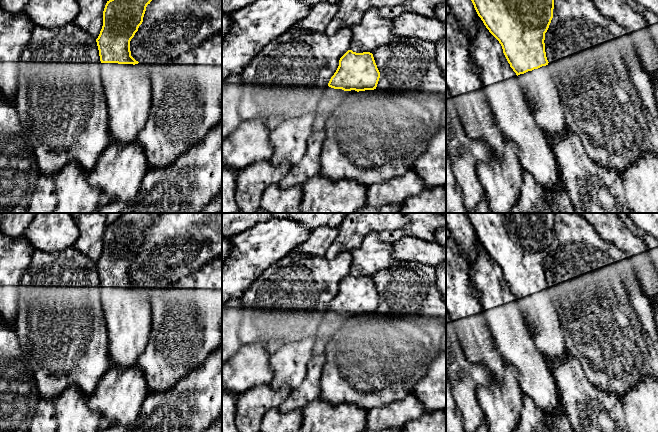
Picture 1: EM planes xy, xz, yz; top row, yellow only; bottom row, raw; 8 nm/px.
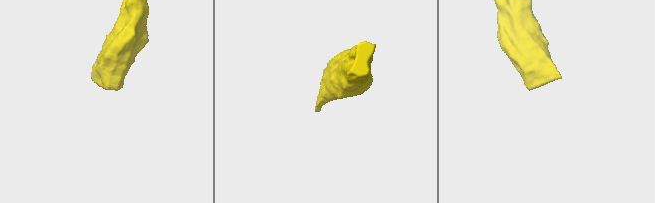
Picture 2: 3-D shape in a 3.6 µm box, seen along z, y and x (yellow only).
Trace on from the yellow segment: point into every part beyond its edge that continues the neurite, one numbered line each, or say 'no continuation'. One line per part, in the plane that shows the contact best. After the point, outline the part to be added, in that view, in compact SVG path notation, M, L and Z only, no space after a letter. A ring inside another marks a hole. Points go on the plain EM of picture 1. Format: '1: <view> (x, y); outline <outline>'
1: xy (127, 312); outline M99 287L112 366L133 367L152 328L150 298L133 288Z

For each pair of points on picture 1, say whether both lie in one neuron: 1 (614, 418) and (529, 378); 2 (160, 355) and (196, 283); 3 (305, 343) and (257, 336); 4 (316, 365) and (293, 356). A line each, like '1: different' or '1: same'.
1: different
2: same
3: different
4: different

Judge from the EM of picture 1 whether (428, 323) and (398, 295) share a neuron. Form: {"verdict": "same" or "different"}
{"verdict": "same"}

